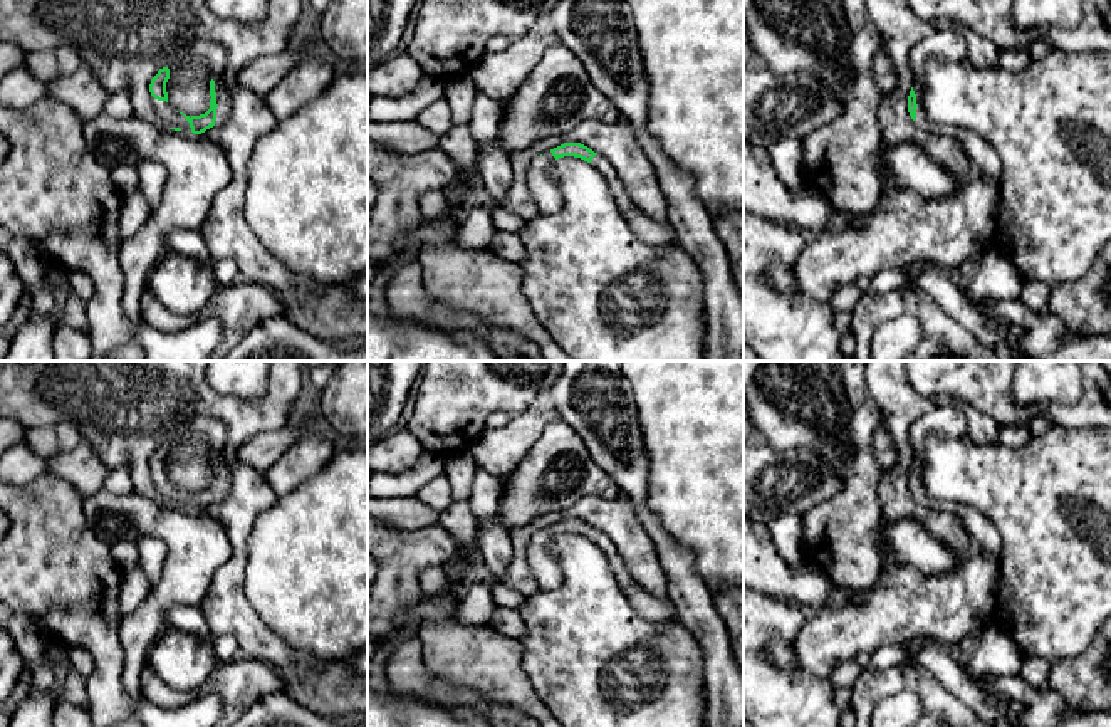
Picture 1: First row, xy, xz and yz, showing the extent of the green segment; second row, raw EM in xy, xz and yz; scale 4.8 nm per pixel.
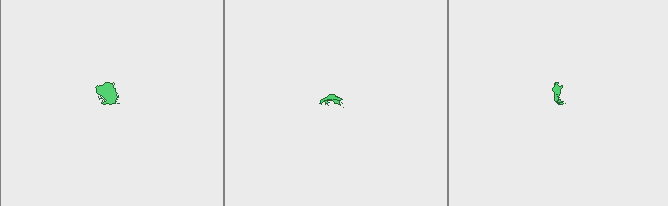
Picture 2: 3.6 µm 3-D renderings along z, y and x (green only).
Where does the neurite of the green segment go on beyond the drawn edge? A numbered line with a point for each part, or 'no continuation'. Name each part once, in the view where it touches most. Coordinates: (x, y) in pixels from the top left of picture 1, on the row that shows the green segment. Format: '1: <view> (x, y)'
1: xy (212, 54)

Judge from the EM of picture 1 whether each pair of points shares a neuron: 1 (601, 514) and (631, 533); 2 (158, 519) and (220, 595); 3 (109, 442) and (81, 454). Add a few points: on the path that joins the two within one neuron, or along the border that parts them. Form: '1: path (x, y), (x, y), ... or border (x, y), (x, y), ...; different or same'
1: path (608, 516), (613, 516), (625, 528); same
2: border (232, 549), (232, 554), (217, 570), (198, 605); different
3: border (84, 439), (111, 469); different

